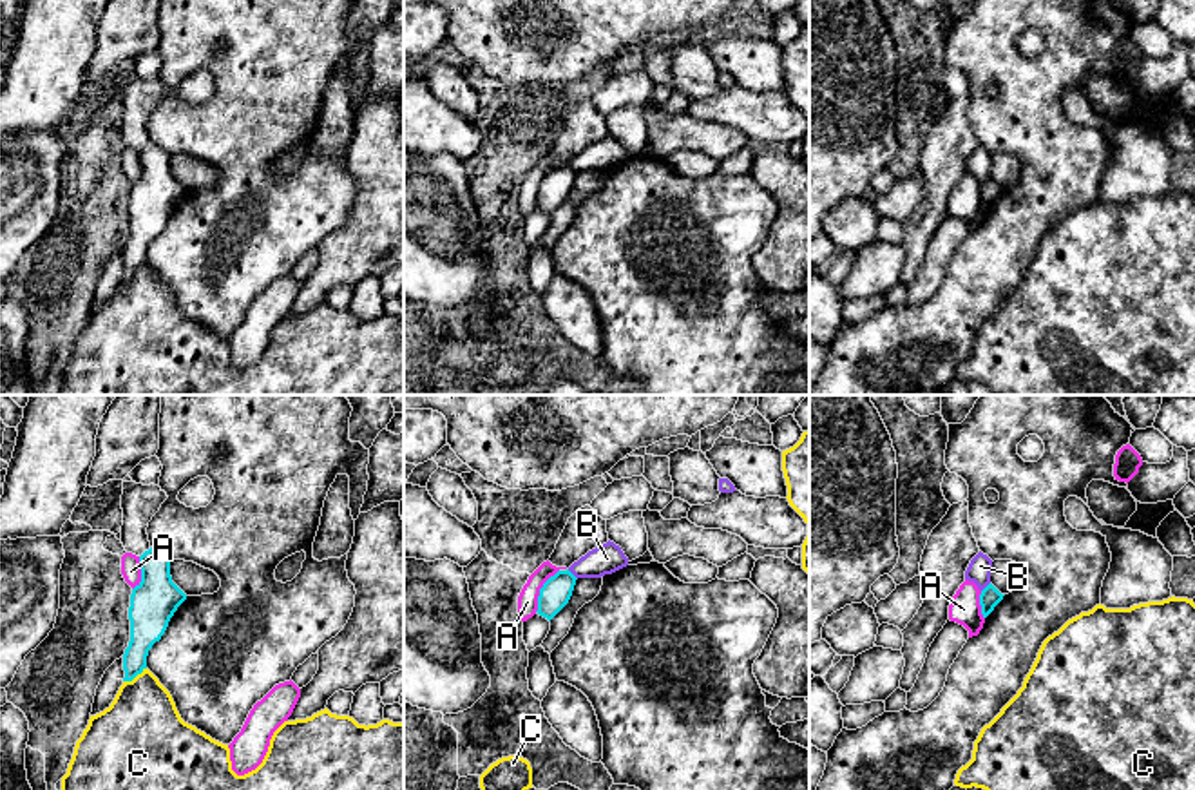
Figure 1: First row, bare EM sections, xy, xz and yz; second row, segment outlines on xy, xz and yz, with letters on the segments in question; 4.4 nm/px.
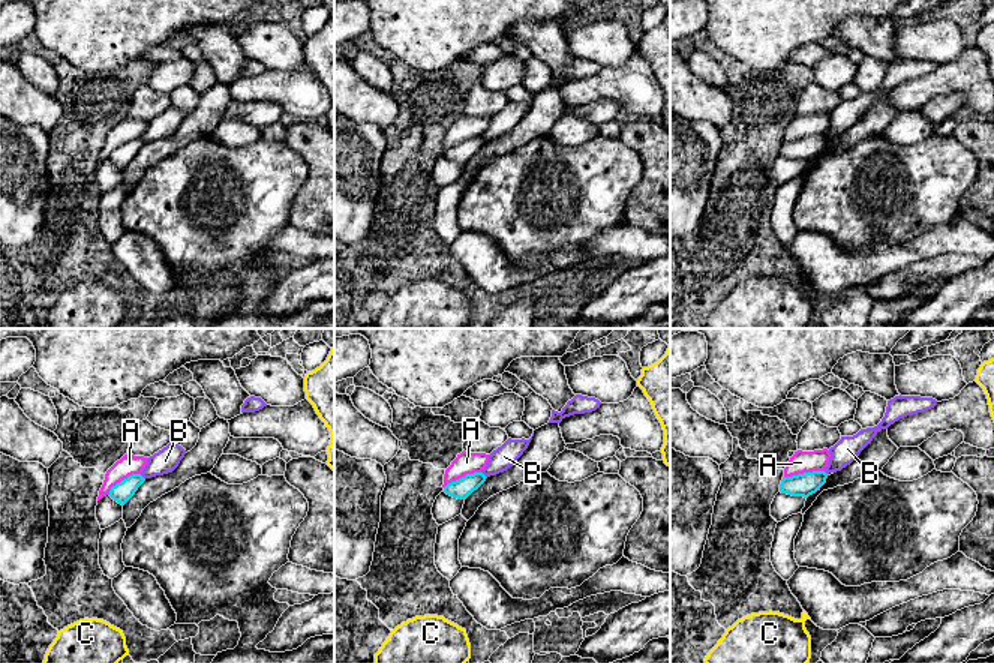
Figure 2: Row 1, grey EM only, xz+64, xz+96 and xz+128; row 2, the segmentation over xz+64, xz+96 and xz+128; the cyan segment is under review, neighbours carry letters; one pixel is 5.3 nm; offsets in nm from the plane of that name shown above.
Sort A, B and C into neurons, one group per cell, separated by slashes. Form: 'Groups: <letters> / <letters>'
Groups: A / B / C

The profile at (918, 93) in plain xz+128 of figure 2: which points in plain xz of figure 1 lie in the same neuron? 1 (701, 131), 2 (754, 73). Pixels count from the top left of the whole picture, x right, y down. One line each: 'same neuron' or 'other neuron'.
1: other neuron
2: other neuron

